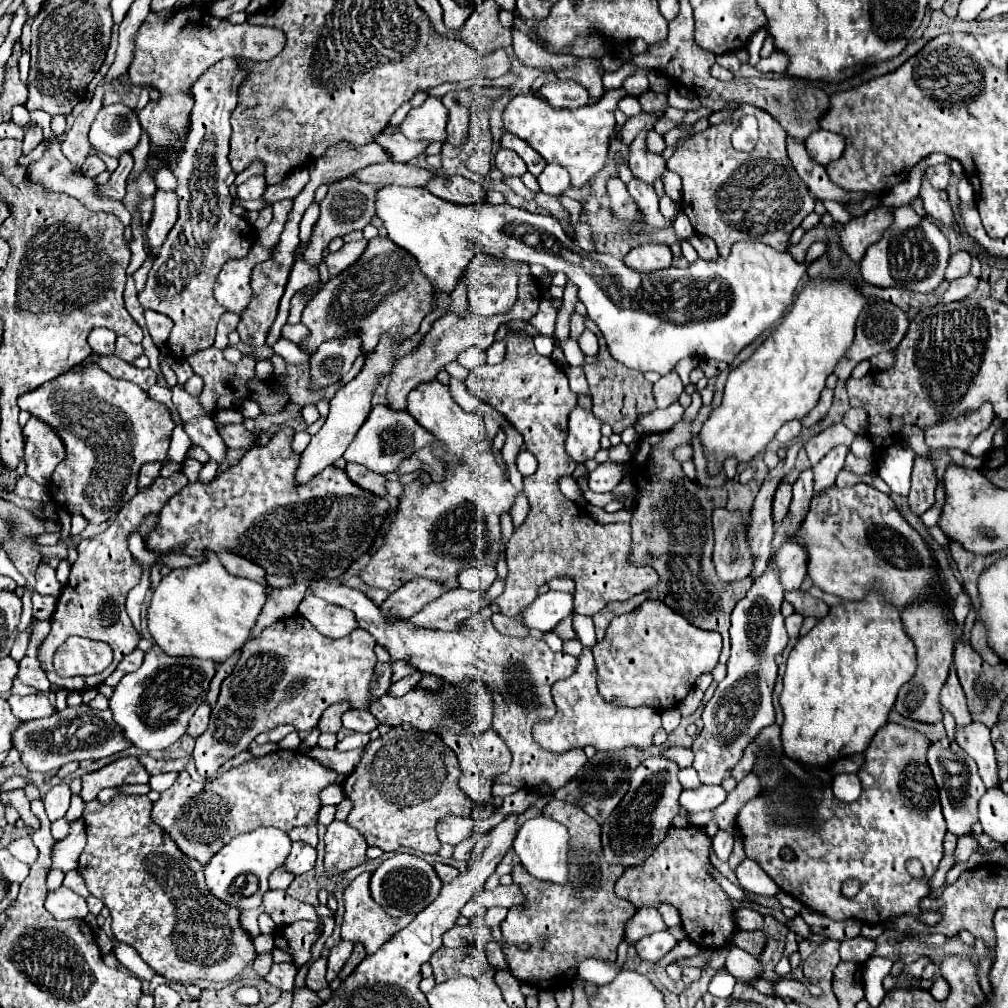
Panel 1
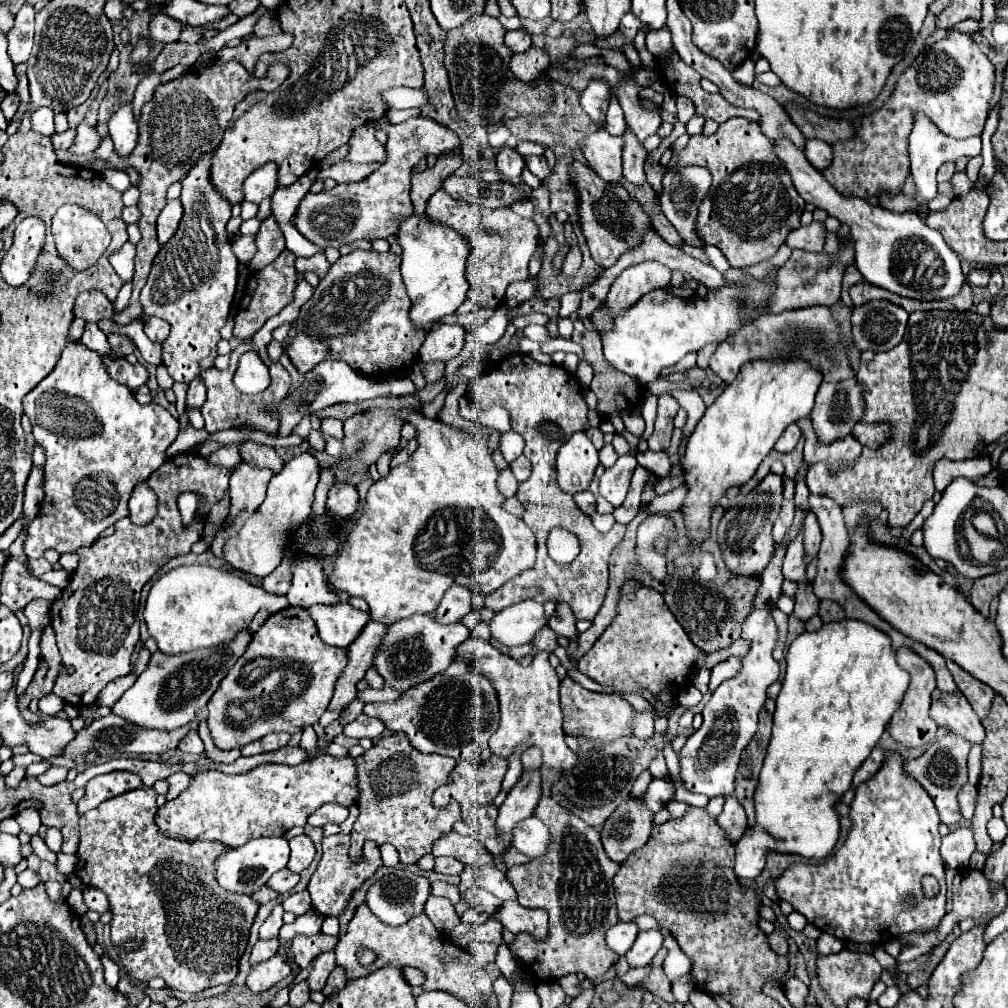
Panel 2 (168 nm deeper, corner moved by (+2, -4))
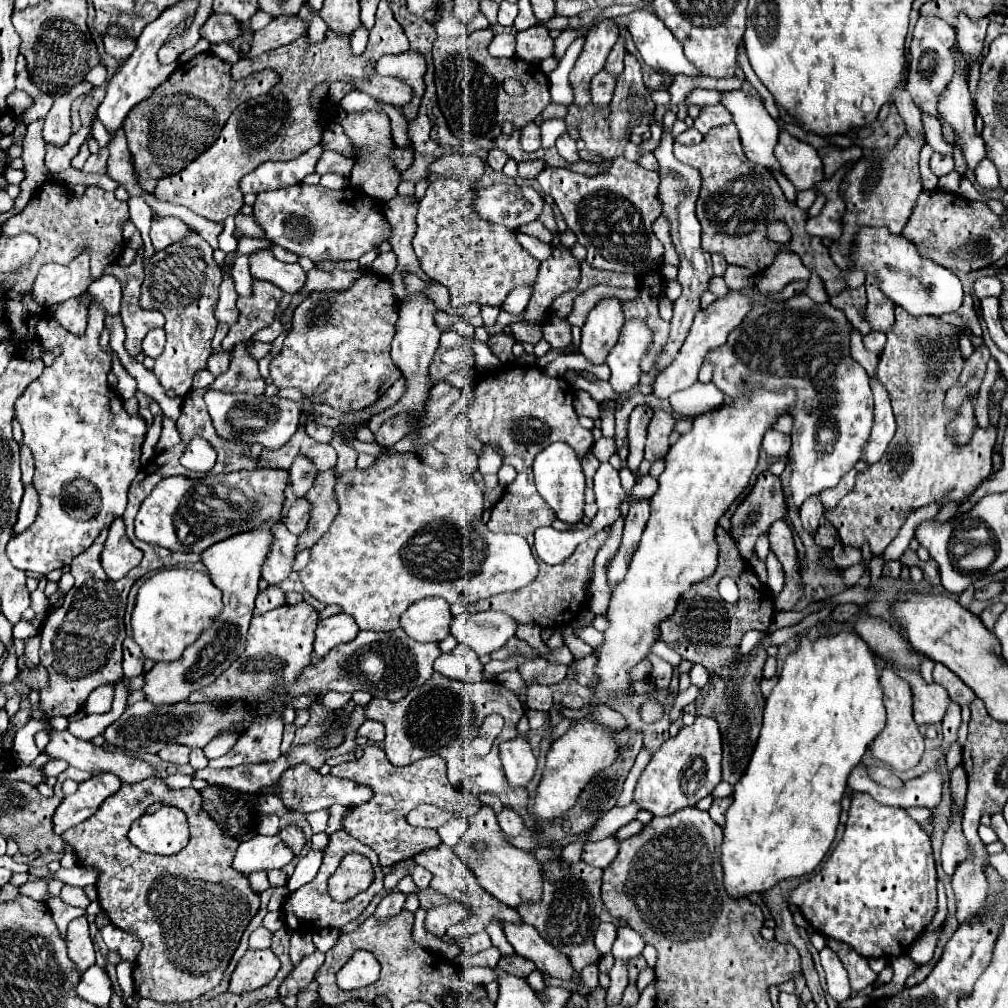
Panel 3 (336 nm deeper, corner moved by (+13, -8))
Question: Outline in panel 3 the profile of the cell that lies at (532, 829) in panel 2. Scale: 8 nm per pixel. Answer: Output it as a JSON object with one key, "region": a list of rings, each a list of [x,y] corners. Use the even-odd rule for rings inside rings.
{"region":[[[503,807],[503,811],[497,815],[497,819],[499,819],[499,827],[501,827],[503,833],[509,835],[509,837],[521,835],[523,829],[525,829],[523,819],[521,819],[513,809],[509,809],[509,807]]]}

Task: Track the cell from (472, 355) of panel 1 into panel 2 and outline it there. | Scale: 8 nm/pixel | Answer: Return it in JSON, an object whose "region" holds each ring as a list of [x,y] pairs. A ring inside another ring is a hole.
{"region":[[[440,325],[426,335],[418,355],[422,361],[450,361],[464,347],[464,329],[460,325]]]}

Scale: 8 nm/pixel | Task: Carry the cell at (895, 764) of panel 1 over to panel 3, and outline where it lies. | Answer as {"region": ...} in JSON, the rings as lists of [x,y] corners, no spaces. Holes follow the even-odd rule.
{"region":[[[855,793],[849,809],[843,839],[827,857],[821,873],[801,883],[789,901],[803,913],[803,917],[831,939],[851,945],[863,957],[897,957],[905,955],[913,941],[925,931],[937,913],[937,873],[931,853],[929,835],[913,821],[905,809],[877,803],[871,795]]]}

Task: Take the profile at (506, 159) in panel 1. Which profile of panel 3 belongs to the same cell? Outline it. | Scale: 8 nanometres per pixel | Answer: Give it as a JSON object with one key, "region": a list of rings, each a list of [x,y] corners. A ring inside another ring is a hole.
{"region":[[[491,149],[491,151],[489,151],[489,155],[487,155],[487,163],[489,163],[495,171],[501,171],[507,159],[509,159],[509,157],[507,157],[507,153],[505,153],[505,151],[501,151],[501,149]]]}

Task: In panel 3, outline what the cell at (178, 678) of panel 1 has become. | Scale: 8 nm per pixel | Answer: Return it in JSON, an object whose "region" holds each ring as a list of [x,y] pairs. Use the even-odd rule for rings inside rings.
{"region":[[[267,521],[255,531],[229,537],[223,543],[215,543],[215,547],[203,551],[203,565],[207,567],[213,585],[223,593],[223,611],[219,613],[215,623],[207,631],[203,631],[203,635],[199,635],[199,639],[195,639],[191,647],[183,651],[181,659],[171,663],[155,663],[155,667],[145,675],[143,691],[147,693],[147,701],[155,705],[187,701],[191,691],[213,683],[225,669],[229,669],[235,659],[239,659],[245,649],[245,637],[249,621],[253,617],[261,565],[265,563],[269,547],[273,543],[273,537],[269,533],[271,525],[275,525],[275,521]]]}

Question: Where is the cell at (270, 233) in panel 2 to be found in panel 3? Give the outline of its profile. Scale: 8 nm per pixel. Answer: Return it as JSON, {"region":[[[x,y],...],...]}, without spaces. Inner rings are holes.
{"region":[[[241,255],[239,259],[235,259],[231,277],[235,281],[235,291],[239,297],[247,297],[251,295],[251,273],[249,273],[249,255]]]}

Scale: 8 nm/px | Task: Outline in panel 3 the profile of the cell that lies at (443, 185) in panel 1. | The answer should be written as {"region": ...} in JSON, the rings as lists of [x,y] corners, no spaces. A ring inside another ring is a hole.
{"region":[[[439,177],[429,183],[425,197],[417,205],[417,233],[413,237],[413,249],[415,255],[421,263],[421,269],[435,279],[437,283],[445,285],[449,289],[451,305],[469,305],[469,303],[479,303],[479,305],[495,305],[501,307],[505,297],[519,285],[527,285],[533,289],[537,271],[539,271],[539,261],[529,255],[519,243],[517,237],[509,227],[497,225],[497,223],[487,223],[485,219],[479,219],[475,211],[471,211],[471,199],[473,187],[465,185],[463,181],[455,177]]]}

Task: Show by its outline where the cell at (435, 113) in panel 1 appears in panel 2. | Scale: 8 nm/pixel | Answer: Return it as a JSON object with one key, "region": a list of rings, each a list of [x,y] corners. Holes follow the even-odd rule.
{"region":[[[412,117],[404,123],[398,125],[384,125],[384,129],[388,131],[388,159],[386,163],[374,171],[372,175],[368,175],[366,179],[358,181],[358,183],[338,183],[336,187],[322,191],[322,193],[306,193],[306,197],[302,199],[300,207],[298,207],[298,219],[296,219],[296,229],[314,245],[326,249],[326,247],[342,247],[346,243],[358,241],[358,239],[368,239],[372,241],[374,237],[378,239],[386,239],[390,235],[394,235],[398,231],[398,217],[406,217],[412,215],[414,207],[410,201],[410,169],[426,155],[442,155],[446,151],[454,151],[460,149],[460,141],[458,135],[454,131],[450,131],[448,127],[442,127],[440,123],[434,123],[432,117]]]}

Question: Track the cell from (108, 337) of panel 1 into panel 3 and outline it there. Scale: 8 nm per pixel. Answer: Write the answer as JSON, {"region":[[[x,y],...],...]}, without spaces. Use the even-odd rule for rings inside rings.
{"region":[[[67,299],[65,303],[57,303],[55,307],[49,307],[49,315],[57,319],[69,333],[81,337],[87,327],[87,311],[89,307],[81,303],[79,299]]]}

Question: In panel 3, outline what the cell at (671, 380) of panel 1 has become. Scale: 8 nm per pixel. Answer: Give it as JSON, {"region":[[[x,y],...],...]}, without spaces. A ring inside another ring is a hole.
{"region":[[[663,409],[653,411],[653,417],[647,427],[647,443],[645,443],[645,459],[649,463],[655,463],[667,455],[671,447],[669,435],[673,433],[673,427],[675,427],[675,419],[671,413]]]}

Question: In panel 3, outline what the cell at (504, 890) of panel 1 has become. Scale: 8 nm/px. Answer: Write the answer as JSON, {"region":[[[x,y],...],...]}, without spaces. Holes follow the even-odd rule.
{"region":[[[503,923],[503,931],[505,931],[507,941],[515,949],[515,953],[529,959],[529,961],[533,961],[537,969],[541,969],[543,973],[547,973],[549,977],[555,977],[555,979],[575,981],[577,985],[581,983],[579,975],[575,975],[571,971],[571,963],[569,963],[567,955],[563,955],[553,945],[549,945],[535,931],[535,927],[527,925],[527,923],[521,923],[521,925]]]}

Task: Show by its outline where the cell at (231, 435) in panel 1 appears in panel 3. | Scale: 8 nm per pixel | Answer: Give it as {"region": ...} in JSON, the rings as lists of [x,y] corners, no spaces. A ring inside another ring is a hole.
{"region":[[[255,469],[251,475],[209,475],[205,491],[193,491],[193,479],[173,475],[155,485],[135,517],[139,541],[155,543],[171,551],[203,553],[217,541],[253,531],[265,521],[281,521],[289,473],[283,469]],[[245,499],[245,501],[239,501]]]}

